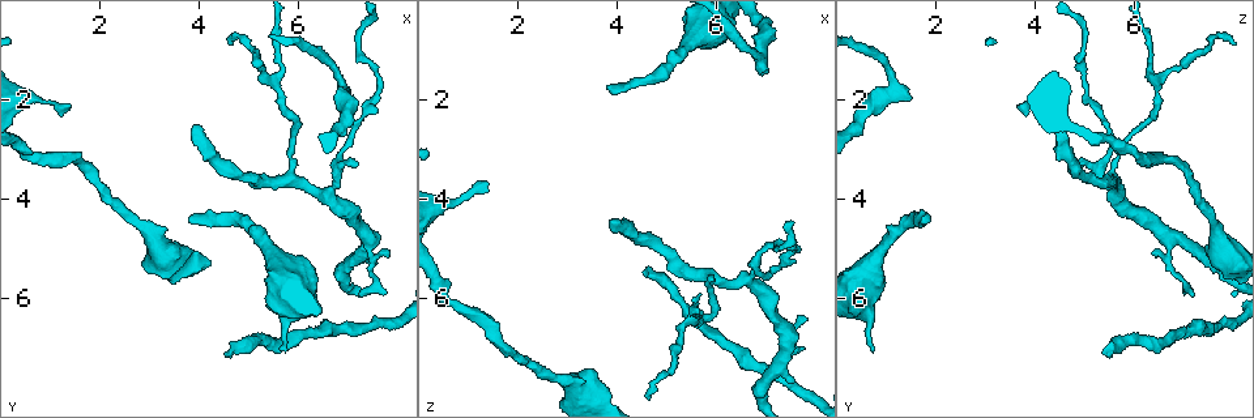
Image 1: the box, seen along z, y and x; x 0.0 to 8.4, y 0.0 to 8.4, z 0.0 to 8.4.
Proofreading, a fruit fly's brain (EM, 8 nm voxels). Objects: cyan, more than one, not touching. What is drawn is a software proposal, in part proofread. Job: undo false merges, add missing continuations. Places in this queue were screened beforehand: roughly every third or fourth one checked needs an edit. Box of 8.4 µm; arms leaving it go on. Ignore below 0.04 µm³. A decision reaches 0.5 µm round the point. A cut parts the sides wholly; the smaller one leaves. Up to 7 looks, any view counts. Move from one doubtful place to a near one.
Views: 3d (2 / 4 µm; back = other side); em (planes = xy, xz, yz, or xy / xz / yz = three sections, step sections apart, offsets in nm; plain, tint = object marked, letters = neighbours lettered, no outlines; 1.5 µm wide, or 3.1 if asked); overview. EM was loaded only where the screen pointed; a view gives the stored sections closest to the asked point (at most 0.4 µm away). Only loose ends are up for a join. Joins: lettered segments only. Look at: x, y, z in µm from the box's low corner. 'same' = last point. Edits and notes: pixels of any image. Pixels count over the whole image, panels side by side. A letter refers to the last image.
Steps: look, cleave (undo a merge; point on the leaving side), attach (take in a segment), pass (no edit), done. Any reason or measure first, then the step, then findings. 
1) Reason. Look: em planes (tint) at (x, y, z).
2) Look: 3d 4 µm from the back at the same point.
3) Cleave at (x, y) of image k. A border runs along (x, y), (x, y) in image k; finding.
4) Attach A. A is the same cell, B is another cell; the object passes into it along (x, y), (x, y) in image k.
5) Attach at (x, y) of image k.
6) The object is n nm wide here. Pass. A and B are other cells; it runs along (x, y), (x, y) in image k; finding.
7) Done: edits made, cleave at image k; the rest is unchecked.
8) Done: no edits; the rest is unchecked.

Free end. Look: em xz step 8 (tint) at (7.80, 5.15, 6.45).

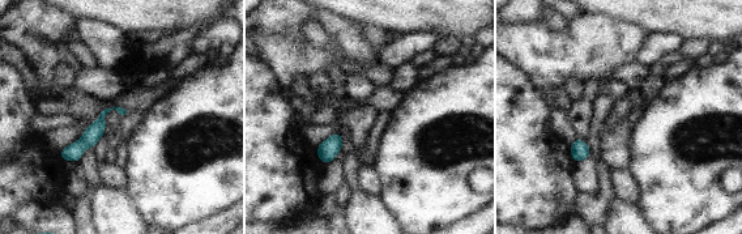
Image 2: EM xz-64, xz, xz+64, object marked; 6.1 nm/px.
Another direction. Look: em planes (letters) at the same point.

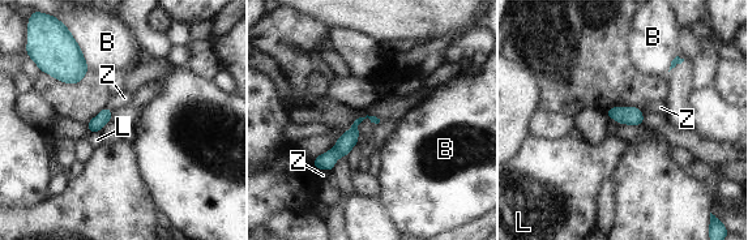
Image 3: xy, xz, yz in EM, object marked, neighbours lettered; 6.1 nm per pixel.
Pass. B, L and Z are other cells; a border runs along (315, 167), (330, 170) in image 3; none of them fits.

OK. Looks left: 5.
An open end. Look: em planes (letters) at (6.90, 2.05, 1.45).

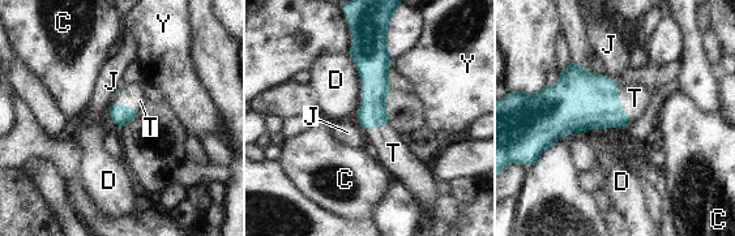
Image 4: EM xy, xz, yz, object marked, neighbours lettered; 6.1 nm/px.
Attach T. T is the same cell, C, D, J and Y are other cells; the object passes into it along (582, 101), (622, 106), (635, 98) in image 4; it goes on there.

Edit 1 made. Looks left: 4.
Look: overview.

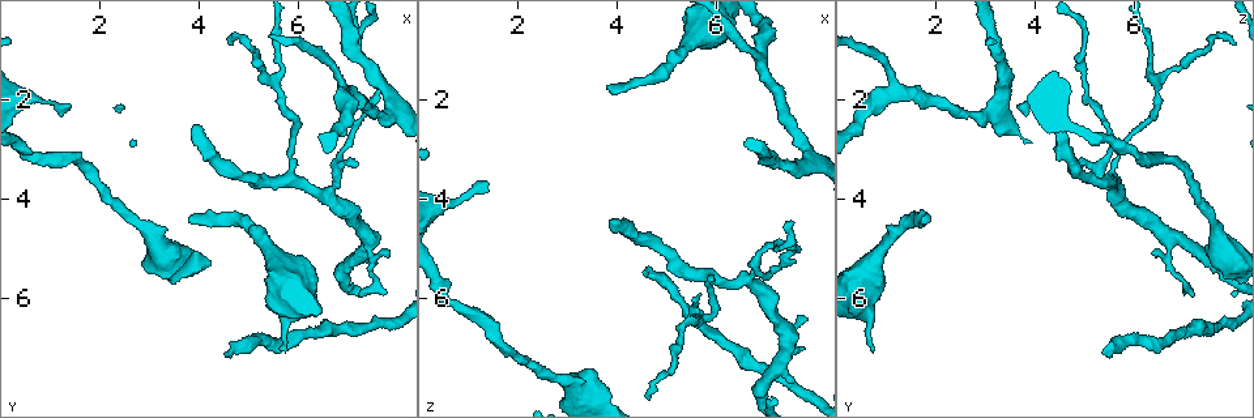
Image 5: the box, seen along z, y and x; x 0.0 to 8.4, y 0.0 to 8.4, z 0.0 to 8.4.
An open end. Look: 3d 4 µm at (3.85, 4.30, 1.80).

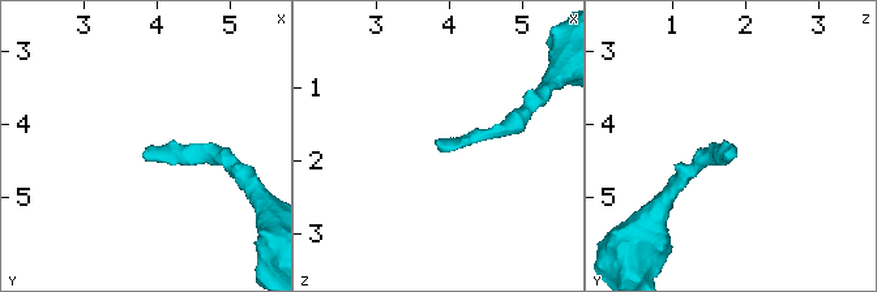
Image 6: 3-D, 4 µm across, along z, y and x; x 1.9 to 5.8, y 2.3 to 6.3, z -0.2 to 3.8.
Need the tissue. Look: em planes (letters) at (3.85, 4.30, 1.75).

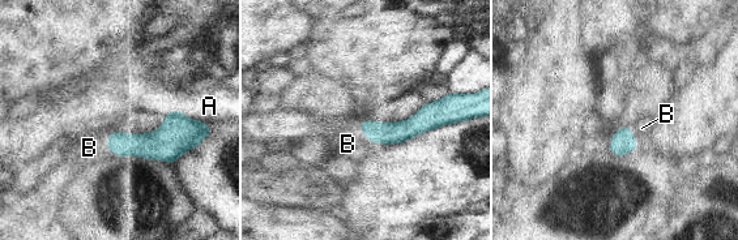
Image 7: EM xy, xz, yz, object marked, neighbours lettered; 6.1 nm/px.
Attach B. B is the same cell, A is another cell; the object passes into it along (623, 142), (634, 137), (641, 128) in image 7; the cell continues.

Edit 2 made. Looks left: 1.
Done: edits made, attach at image 4, attach at image 7; the rest is unchecked.

